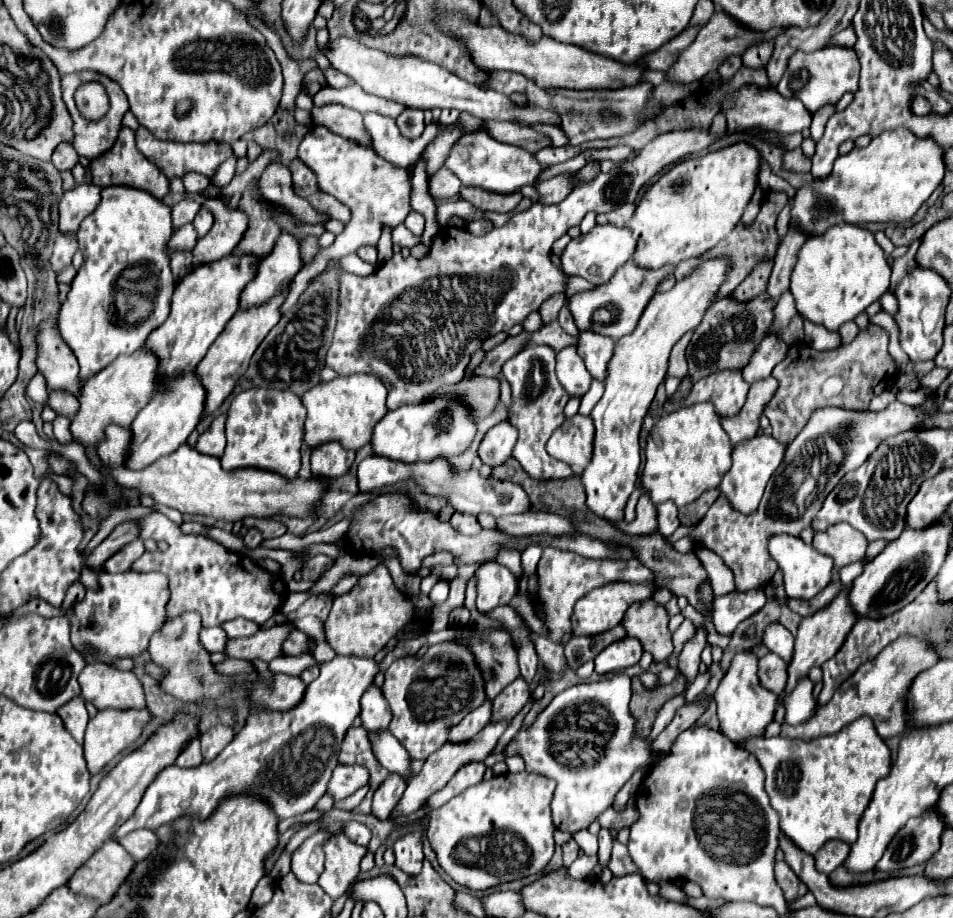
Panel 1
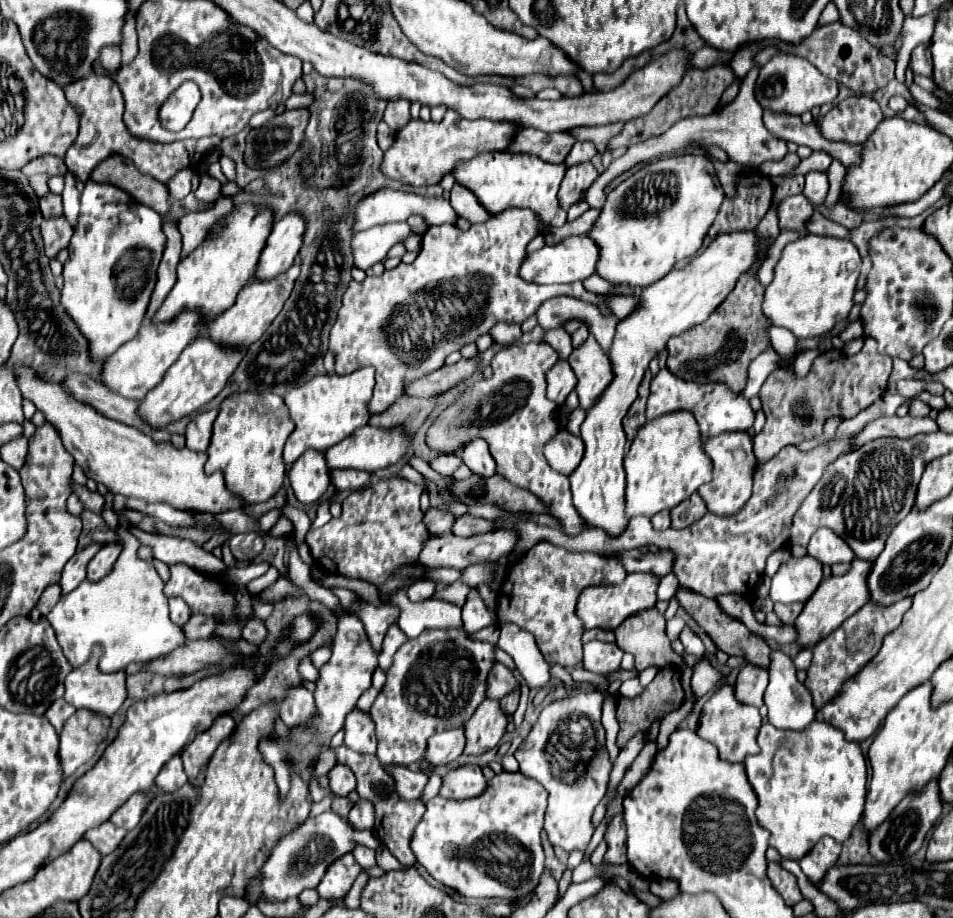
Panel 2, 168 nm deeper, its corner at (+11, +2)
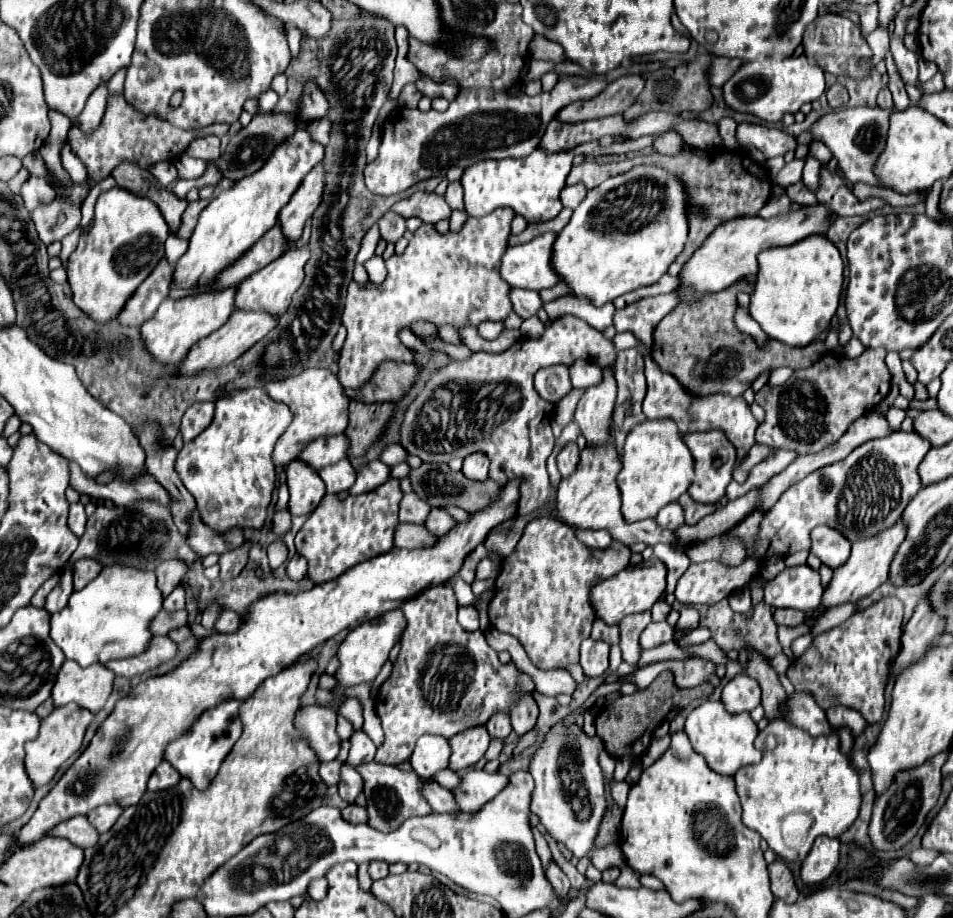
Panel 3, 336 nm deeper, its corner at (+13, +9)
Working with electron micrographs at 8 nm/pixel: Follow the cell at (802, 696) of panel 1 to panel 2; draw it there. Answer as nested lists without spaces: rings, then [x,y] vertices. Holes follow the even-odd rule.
[[[779,650],[773,652],[773,662],[771,662],[771,670],[769,670],[769,686],[765,690],[765,706],[769,708],[769,722],[781,730],[801,732],[815,720],[817,710],[813,706],[811,692],[797,680],[793,660]]]

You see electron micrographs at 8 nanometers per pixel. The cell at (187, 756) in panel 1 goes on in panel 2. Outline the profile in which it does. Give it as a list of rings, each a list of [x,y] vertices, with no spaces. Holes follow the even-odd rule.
[[[179,756],[171,758],[171,760],[163,766],[163,770],[159,772],[159,776],[155,778],[155,786],[157,786],[161,792],[173,792],[173,790],[181,788],[185,782],[187,782],[187,774],[185,774],[185,770],[183,770],[183,766],[181,766],[181,758],[179,758]]]

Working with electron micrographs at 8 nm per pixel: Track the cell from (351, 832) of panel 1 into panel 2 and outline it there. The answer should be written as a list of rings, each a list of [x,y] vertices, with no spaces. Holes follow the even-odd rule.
[[[357,848],[357,850],[353,852],[353,856],[355,856],[355,860],[361,864],[363,870],[367,870],[367,868],[371,868],[371,866],[377,864],[377,862],[375,862],[375,850],[363,850],[363,848]]]

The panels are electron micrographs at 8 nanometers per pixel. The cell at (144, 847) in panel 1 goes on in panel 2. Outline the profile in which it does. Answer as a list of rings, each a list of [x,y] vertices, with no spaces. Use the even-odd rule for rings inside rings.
[[[103,822],[101,826],[95,826],[95,828],[89,828],[83,838],[89,840],[101,854],[109,854],[113,852],[119,842],[121,842],[121,836],[125,836],[125,828],[117,828],[113,826],[111,822]]]

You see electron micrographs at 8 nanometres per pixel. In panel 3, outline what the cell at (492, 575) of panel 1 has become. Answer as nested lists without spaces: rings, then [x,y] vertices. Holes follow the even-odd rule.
[[[473,605],[461,607],[461,609],[459,609],[459,623],[461,623],[461,627],[467,629],[467,631],[479,629],[479,613],[477,613],[477,609],[475,609]]]

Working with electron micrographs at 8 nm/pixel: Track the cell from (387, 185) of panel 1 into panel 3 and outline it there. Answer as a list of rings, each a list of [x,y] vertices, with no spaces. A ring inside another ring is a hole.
[[[417,191],[411,197],[397,201],[391,207],[391,211],[403,215],[405,219],[407,217],[419,217],[425,223],[437,223],[439,219],[445,219],[445,217],[451,215],[447,201],[441,195],[437,195],[435,191],[433,193]]]

